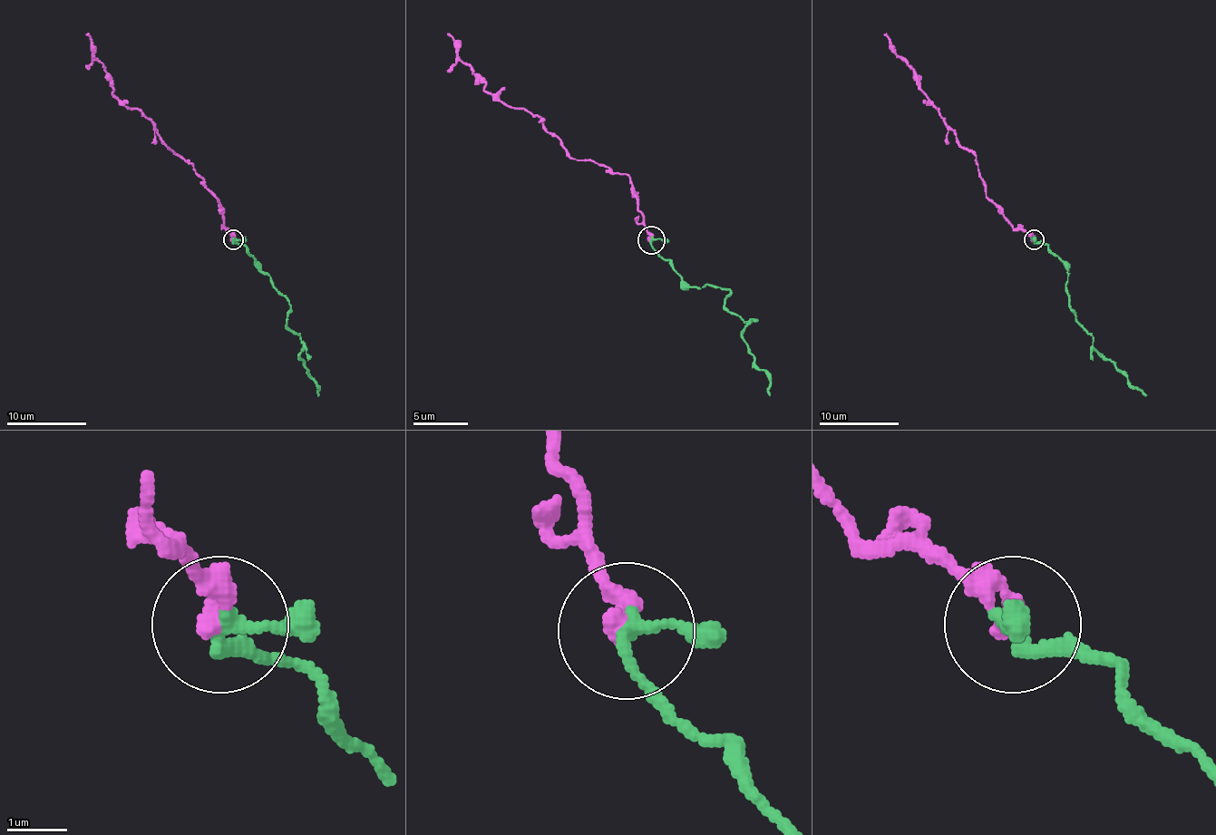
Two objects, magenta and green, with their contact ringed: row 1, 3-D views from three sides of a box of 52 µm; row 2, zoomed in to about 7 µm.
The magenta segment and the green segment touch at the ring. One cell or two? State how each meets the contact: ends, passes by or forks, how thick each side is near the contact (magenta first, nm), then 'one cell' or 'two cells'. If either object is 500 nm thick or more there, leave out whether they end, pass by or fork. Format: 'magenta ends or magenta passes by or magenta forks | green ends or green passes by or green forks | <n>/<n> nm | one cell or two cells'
magenta ends | green passes by | 320/240 nm | one cell

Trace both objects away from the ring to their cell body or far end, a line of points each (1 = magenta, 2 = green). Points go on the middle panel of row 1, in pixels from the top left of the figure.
1: (652, 239), (637, 192), (624, 173), (574, 160), (539, 118), (502, 104), (483, 88), (448, 33)
2: (652, 239), (690, 286), (706, 284), (729, 289), (724, 305), (748, 322), (743, 341), (770, 377), (770, 396)

